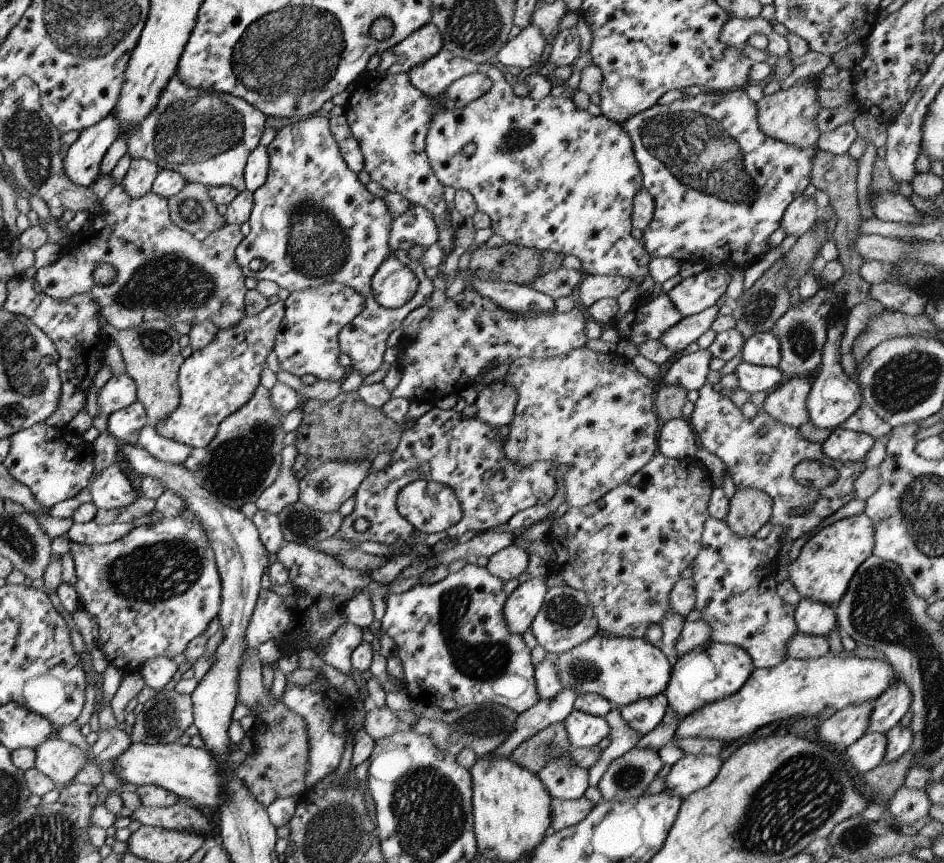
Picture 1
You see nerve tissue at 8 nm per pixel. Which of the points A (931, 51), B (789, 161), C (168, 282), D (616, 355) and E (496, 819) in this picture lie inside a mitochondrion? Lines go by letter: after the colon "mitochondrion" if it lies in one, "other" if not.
A: other
B: other
C: mitochondrion
D: other
E: other

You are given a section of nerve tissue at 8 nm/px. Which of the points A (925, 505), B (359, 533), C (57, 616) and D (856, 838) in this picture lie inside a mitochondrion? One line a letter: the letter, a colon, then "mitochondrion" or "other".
A: mitochondrion
B: other
C: other
D: mitochondrion

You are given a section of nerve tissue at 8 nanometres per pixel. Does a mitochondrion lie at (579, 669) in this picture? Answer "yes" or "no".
yes

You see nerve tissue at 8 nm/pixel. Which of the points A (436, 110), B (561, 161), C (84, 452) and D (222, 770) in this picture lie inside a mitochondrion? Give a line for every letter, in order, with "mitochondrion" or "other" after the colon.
A: other
B: other
C: other
D: other

